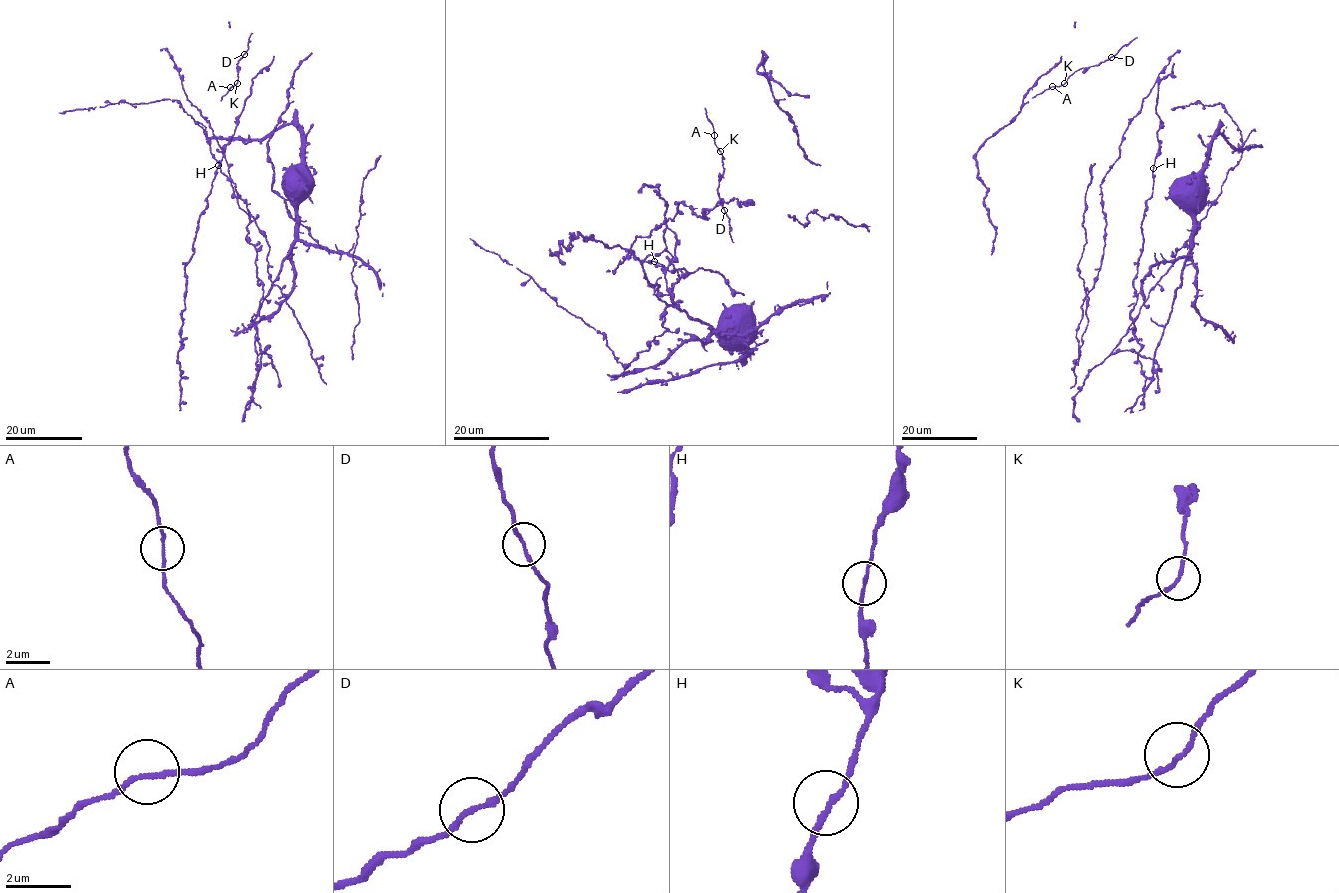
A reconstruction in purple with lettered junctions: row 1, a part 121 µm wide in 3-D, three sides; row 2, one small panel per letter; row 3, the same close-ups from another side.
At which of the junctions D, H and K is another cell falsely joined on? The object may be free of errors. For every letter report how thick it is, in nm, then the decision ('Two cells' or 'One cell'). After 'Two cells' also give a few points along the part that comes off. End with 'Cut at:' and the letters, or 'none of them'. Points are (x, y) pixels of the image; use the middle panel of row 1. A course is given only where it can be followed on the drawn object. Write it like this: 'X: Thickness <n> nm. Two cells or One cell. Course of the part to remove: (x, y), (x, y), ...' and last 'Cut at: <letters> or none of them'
D: Thickness 150 nm. One cell
H: Thickness 160 nm. One cell
K: Thickness 130 nm. One cell
Cut at: none of them

